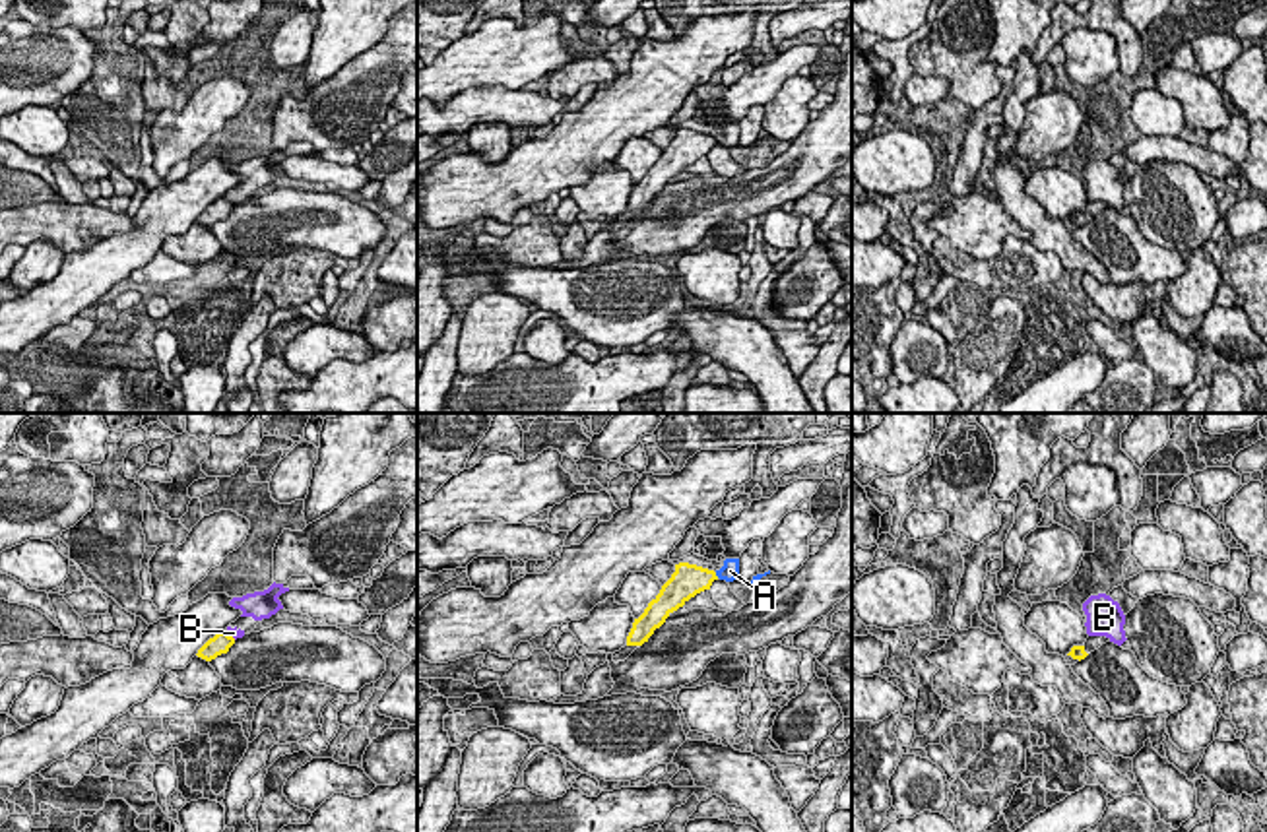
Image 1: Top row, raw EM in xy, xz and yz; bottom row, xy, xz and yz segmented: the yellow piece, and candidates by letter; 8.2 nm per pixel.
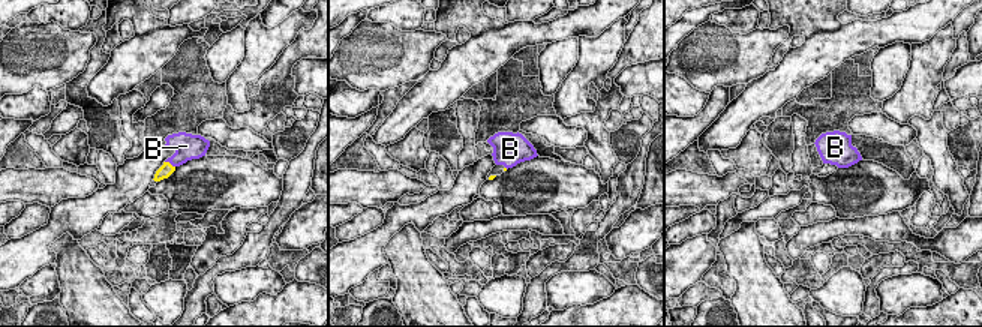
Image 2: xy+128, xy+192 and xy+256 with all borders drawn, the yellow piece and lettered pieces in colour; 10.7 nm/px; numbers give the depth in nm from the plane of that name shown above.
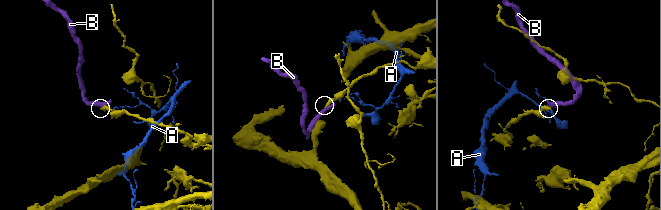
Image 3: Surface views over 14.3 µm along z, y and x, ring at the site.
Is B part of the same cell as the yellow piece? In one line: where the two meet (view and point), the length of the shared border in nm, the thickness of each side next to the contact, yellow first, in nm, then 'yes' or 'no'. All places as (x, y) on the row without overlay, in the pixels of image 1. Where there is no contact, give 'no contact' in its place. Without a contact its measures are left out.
xy (231, 202) | 110 nm | 160/70 nm | no

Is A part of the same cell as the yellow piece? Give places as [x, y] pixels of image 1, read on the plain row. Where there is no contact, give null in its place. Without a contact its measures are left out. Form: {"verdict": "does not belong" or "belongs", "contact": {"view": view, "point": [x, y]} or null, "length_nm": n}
{"verdict": "does not belong", "contact": {"view": "xz", "point": [714, 140]}, "length_nm": 60}

